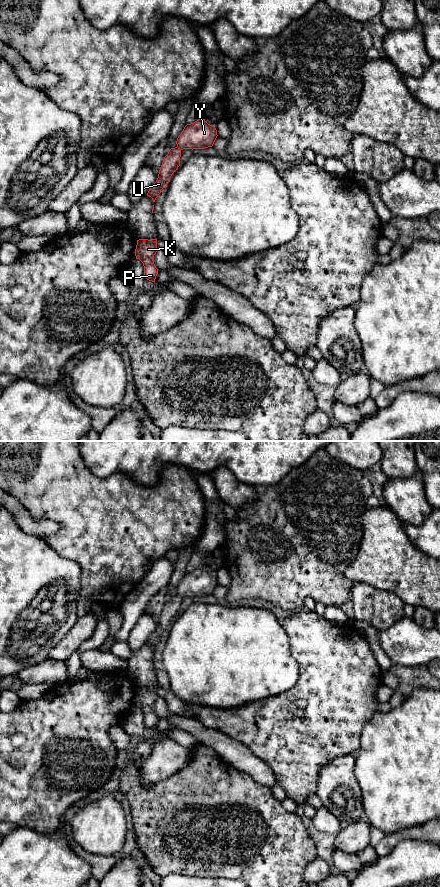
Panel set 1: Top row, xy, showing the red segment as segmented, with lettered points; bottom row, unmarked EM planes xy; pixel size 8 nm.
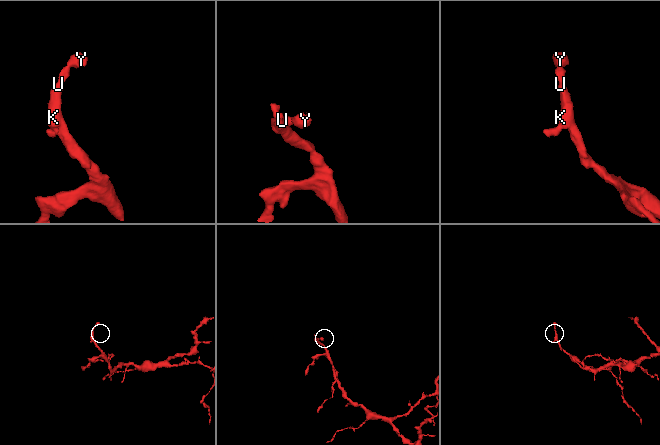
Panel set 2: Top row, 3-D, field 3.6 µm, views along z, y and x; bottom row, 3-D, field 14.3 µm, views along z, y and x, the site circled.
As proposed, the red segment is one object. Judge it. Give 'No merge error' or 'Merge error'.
No merge error

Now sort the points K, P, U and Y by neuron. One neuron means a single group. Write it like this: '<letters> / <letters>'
K P U Y

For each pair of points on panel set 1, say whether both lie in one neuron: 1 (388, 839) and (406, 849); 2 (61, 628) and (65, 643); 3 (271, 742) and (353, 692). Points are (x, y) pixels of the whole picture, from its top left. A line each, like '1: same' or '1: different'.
1: different
2: different
3: same

